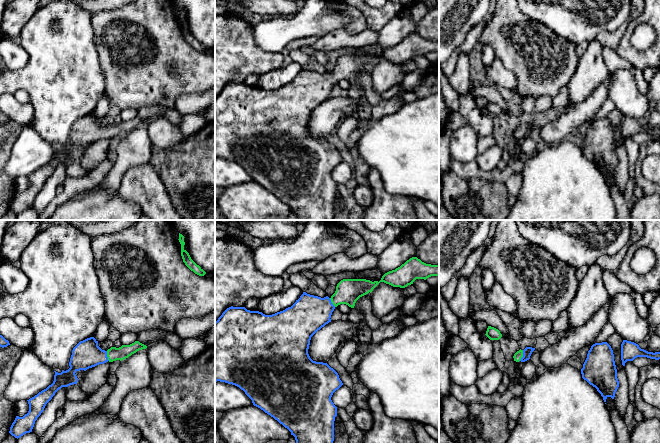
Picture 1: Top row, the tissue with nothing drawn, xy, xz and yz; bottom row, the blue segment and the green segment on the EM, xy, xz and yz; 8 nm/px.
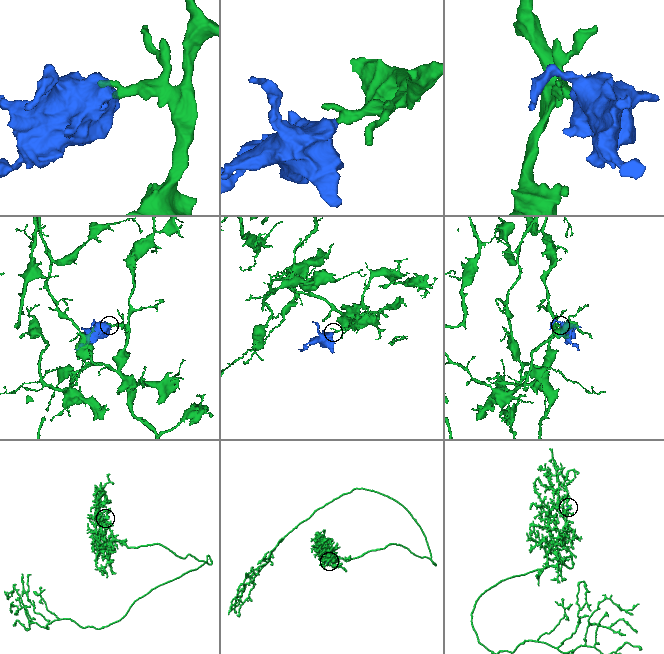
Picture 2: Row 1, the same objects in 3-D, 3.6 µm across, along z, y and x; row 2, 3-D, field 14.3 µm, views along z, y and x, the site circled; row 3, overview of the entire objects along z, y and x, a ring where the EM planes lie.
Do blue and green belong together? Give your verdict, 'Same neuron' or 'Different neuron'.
Same neuron

